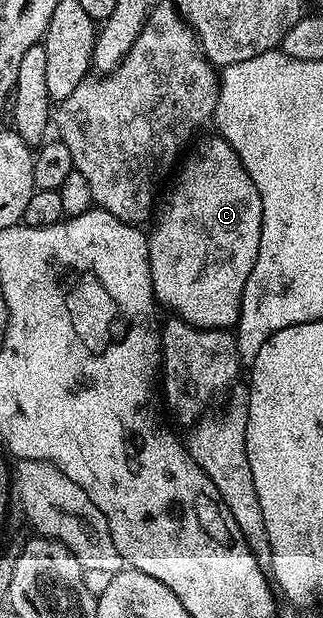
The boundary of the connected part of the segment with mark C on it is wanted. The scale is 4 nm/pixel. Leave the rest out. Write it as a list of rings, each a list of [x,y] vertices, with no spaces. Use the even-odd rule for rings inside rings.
[[[212,135],[204,141],[196,140],[193,148],[186,154],[185,160],[182,162],[183,174],[175,181],[175,186],[171,189],[171,194],[167,197],[167,202],[158,210],[157,216],[154,218],[153,226],[155,230],[150,230],[149,240],[147,242],[147,250],[149,251],[149,267],[151,268],[151,282],[153,283],[153,291],[155,292],[156,302],[160,306],[163,305],[167,309],[172,309],[174,316],[180,321],[187,321],[195,326],[196,329],[226,329],[238,326],[239,312],[243,310],[243,292],[245,291],[245,283],[249,279],[249,275],[253,271],[253,263],[257,263],[257,251],[261,247],[261,223],[263,222],[263,212],[261,211],[261,195],[257,195],[257,187],[253,183],[253,179],[249,179],[249,171],[245,171],[245,167],[241,163],[241,159],[237,155],[237,151],[233,151],[233,147],[223,137]]]

